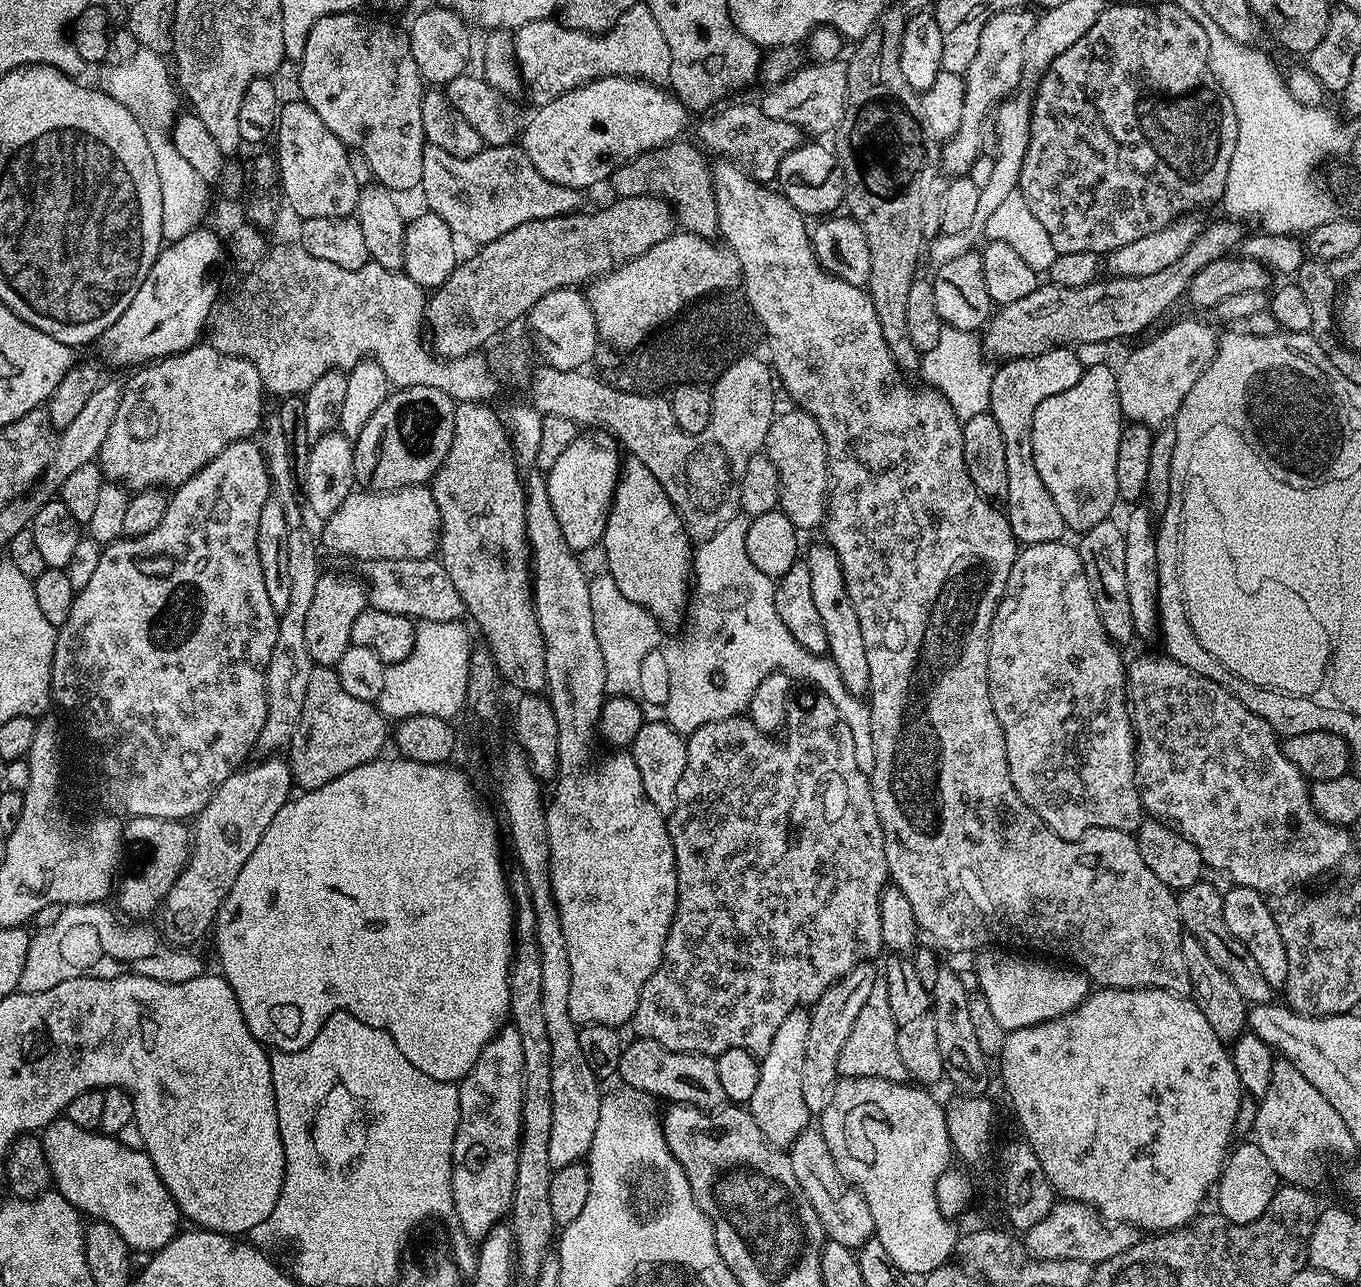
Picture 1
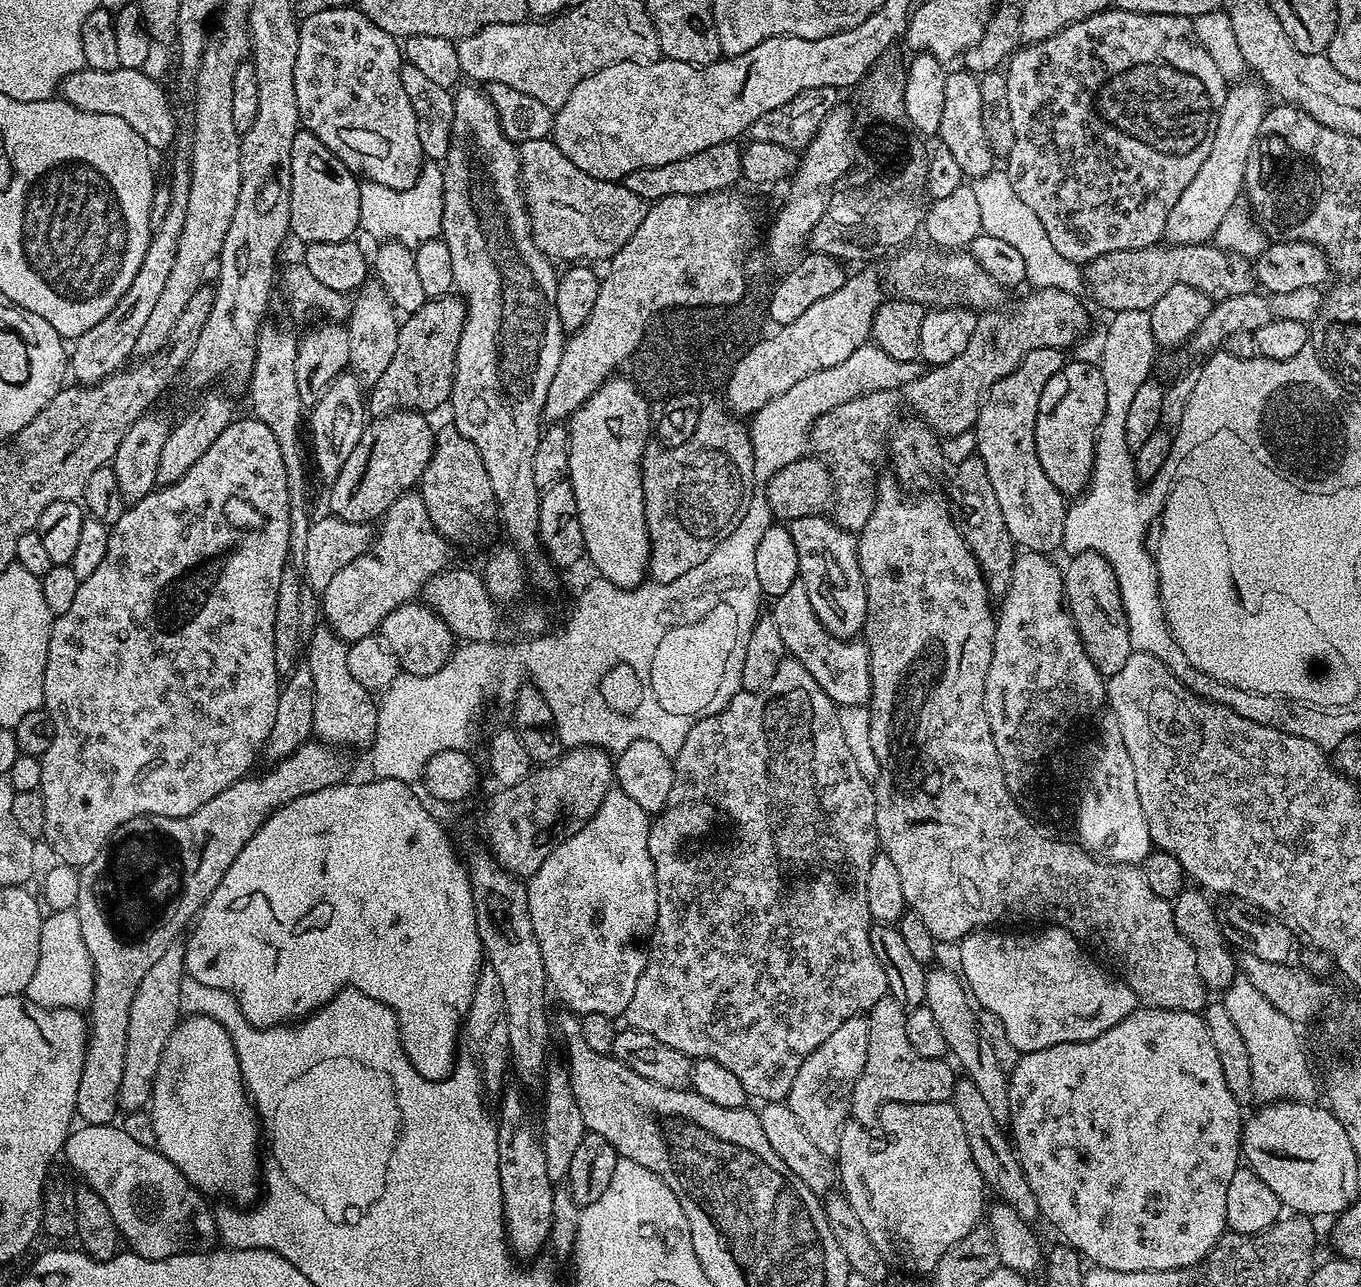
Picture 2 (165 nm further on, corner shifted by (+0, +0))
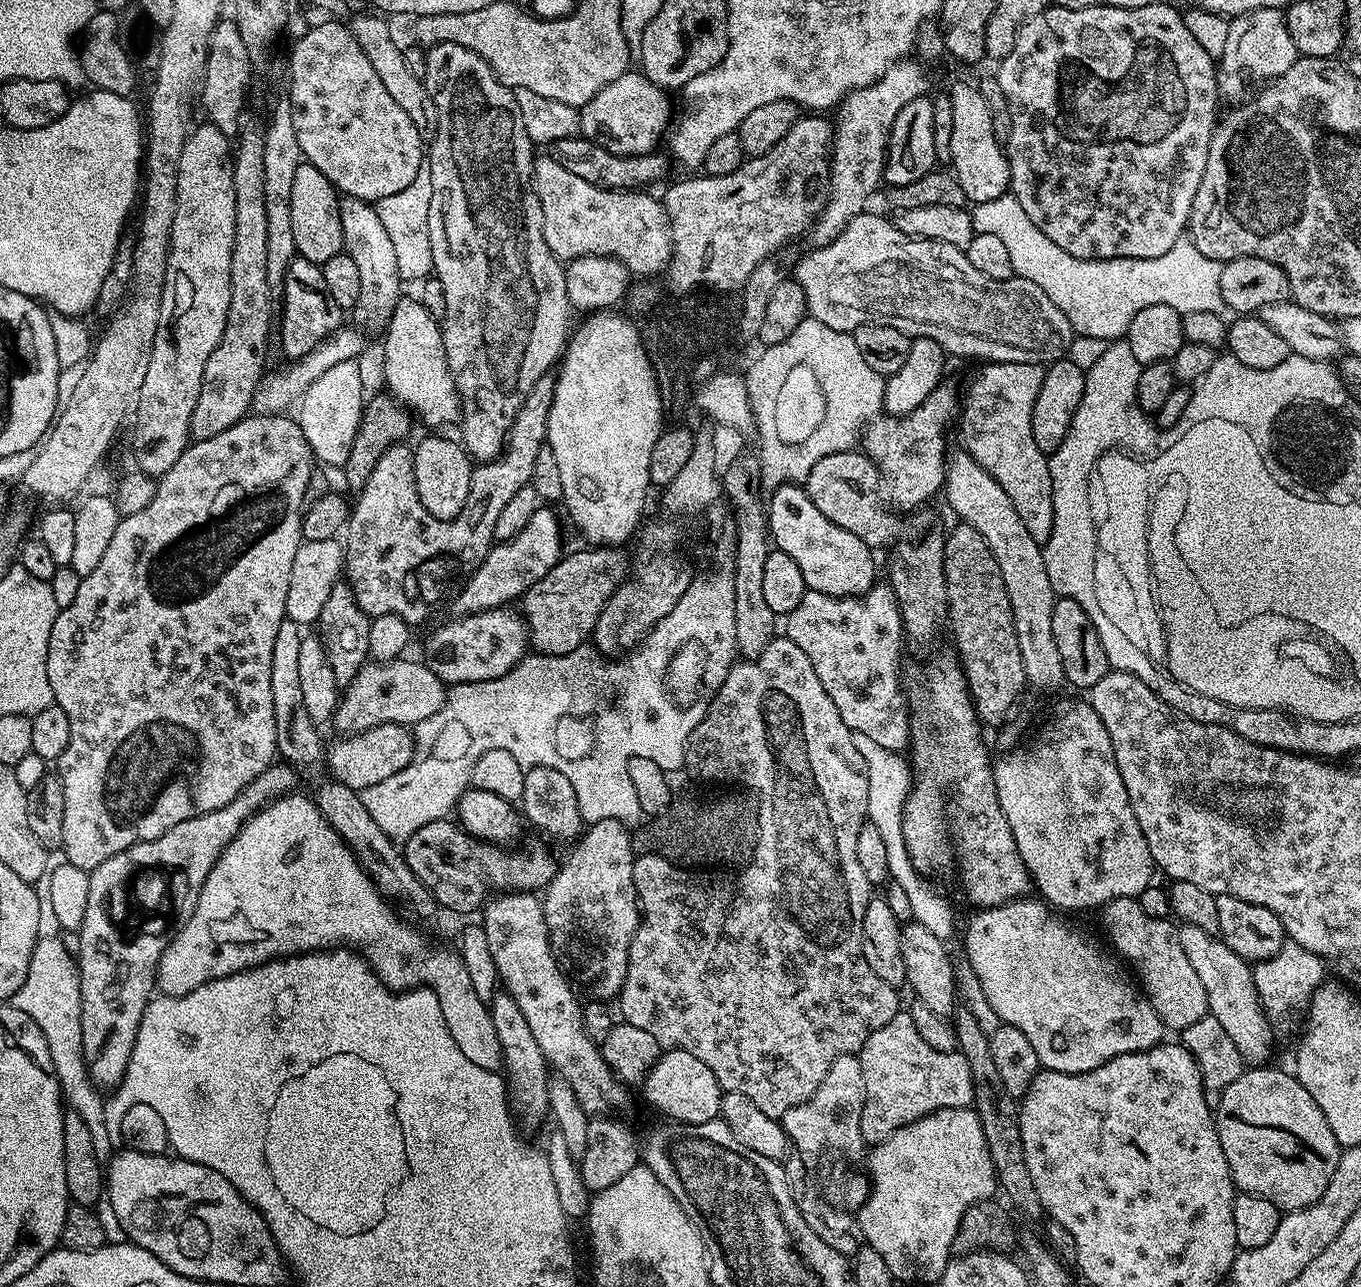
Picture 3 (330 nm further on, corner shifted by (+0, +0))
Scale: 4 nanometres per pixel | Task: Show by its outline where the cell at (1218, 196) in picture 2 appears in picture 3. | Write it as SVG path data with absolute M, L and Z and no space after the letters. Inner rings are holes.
M1281 9L1250 10L1241 16L1231 17L1228 25L1230 34L1226 34L1226 46L1218 54L1216 70L1216 86L1223 99L1225 96L1228 100L1239 101L1247 97L1257 86L1263 86L1286 74L1286 70L1290 70L1290 66L1294 66L1298 59L1294 38L1288 29L1287 15Z

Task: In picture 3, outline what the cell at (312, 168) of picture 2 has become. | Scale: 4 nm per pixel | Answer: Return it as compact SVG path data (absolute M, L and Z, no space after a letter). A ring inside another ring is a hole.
M301 162L294 173L294 187L290 194L290 214L294 225L294 246L297 256L310 262L323 265L330 258L344 252L344 235L342 234L342 218L340 202L342 196L335 186L312 164Z

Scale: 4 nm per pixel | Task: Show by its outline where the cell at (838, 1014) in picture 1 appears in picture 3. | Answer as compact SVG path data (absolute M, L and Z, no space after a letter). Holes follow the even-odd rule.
M859 1055L839 1056L826 1070L826 1078L814 1090L814 1094L802 1106L790 1106L782 1117L784 1132L788 1135L791 1147L802 1158L808 1175L818 1185L818 1191L829 1205L841 1208L844 1212L855 1214L868 1201L870 1181L863 1171L851 1172L852 1164L848 1161L851 1152L865 1151L866 1145L862 1138L862 1106L866 1102L866 1078L862 1078L862 1066Z

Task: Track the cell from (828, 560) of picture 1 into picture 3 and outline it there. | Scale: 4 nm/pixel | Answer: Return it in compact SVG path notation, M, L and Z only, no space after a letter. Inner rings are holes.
M783 484L771 496L772 501L769 499L766 504L771 543L794 558L798 570L802 570L805 589L831 596L861 598L872 589L878 580L876 560L872 557L875 555L858 534L850 534L850 530L842 530L842 526L830 522L830 518L810 502L800 484Z

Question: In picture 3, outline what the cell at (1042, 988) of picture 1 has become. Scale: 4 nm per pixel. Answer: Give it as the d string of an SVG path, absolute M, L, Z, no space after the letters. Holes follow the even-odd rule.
M1021 898L1012 900L1009 904L999 904L997 908L985 908L977 911L975 913L977 916L969 922L968 930L964 934L964 952L968 955L968 964L972 967L972 972L976 975L976 980L980 983L980 988L984 991L984 996L988 999L993 1014L997 1016L995 1019L1010 1026L1018 1026L1018 1030L1022 1030L1022 1034L1026 1034L1030 1046L1034 1046L1034 1054L1038 1054L1041 1065L1050 1072L1065 1072L1066 1074L1089 1072L1110 1062L1110 1058L1118 1058L1127 1052L1141 1052L1161 1043L1166 1035L1164 1024L1158 1018L1154 1006L1150 1006L1147 996L1138 991L1137 985L1134 983L1133 977L1126 971L1125 965L1103 943L1101 943L1102 945L1095 944L1090 937L1083 936L1078 929L1063 924L1056 917L1059 915L1047 903L1041 902L1039 899L1036 899L1037 901L1032 899Z

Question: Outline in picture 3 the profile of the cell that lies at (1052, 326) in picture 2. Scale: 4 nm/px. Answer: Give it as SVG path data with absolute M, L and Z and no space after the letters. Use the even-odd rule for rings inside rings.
M948 382L941 383L939 388L935 388L909 416L889 416L881 414L871 421L862 432L862 451L864 455L871 458L876 463L883 483L886 485L886 496L889 501L893 500L900 508L912 508L924 506L932 495L939 493L944 486L944 473L946 471L946 455L944 456L944 431L948 428L948 423L955 421L962 411L962 400Z

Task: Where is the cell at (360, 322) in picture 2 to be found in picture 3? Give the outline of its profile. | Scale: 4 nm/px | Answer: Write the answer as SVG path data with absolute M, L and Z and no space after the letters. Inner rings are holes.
M344 196L340 202L342 234L344 235L344 252L358 265L359 293L354 309L355 323L361 329L377 328L383 330L388 326L396 304L402 298L402 281L398 272L397 253L390 242L390 235L382 226L377 209L369 201L359 200L353 196Z

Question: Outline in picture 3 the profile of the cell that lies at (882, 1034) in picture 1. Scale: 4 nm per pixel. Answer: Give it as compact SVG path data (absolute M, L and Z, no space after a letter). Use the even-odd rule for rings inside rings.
M901 1010L866 1038L858 1053L862 1066L862 1078L866 1078L866 1102L862 1106L862 1138L865 1145L875 1146L890 1138L902 1126L914 1122L931 1112L943 1108L966 1108L972 1104L974 1098L974 1082L970 1079L970 1066L960 1051L943 1052L934 1050L918 1034L914 1027L911 1011Z

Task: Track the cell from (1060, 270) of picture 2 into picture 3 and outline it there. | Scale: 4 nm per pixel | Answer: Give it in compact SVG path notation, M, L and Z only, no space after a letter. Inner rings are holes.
M1009 194L999 196L990 202L982 202L971 209L972 231L982 234L994 234L1004 243L1010 253L1010 266L1015 275L1021 276L1026 282L1034 282L1062 314L1070 322L1073 333L1077 336L1088 338L1102 338L1109 342L1121 339L1127 333L1130 322L1138 310L1146 310L1146 306L1161 304L1162 306L1174 306L1174 310L1185 314L1192 311L1210 311L1224 308L1224 299L1220 289L1220 276L1198 276L1198 264L1202 253L1198 246L1194 246L1191 238L1181 238L1162 254L1162 258L1114 258L1113 260L1083 260L1074 258L1074 254L1066 254L1062 246L1054 246L1034 222L1030 222L1026 210L1018 206L1015 198Z

